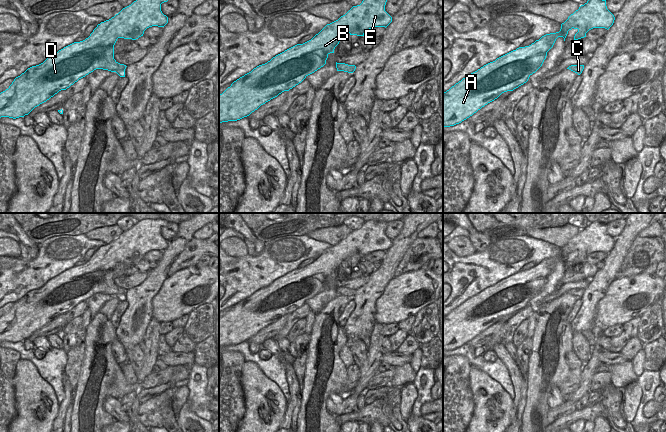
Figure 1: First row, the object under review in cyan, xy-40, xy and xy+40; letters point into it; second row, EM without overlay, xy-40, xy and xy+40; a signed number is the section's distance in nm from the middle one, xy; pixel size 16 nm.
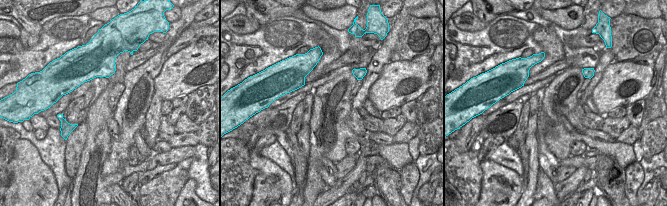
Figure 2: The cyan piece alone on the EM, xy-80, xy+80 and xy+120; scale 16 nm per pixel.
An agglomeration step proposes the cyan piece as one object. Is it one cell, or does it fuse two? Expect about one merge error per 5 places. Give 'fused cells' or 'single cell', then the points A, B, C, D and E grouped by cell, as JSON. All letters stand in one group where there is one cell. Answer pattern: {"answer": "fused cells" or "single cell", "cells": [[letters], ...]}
{"answer": "single cell", "cells": [["A", "B", "C", "D", "E"]]}

